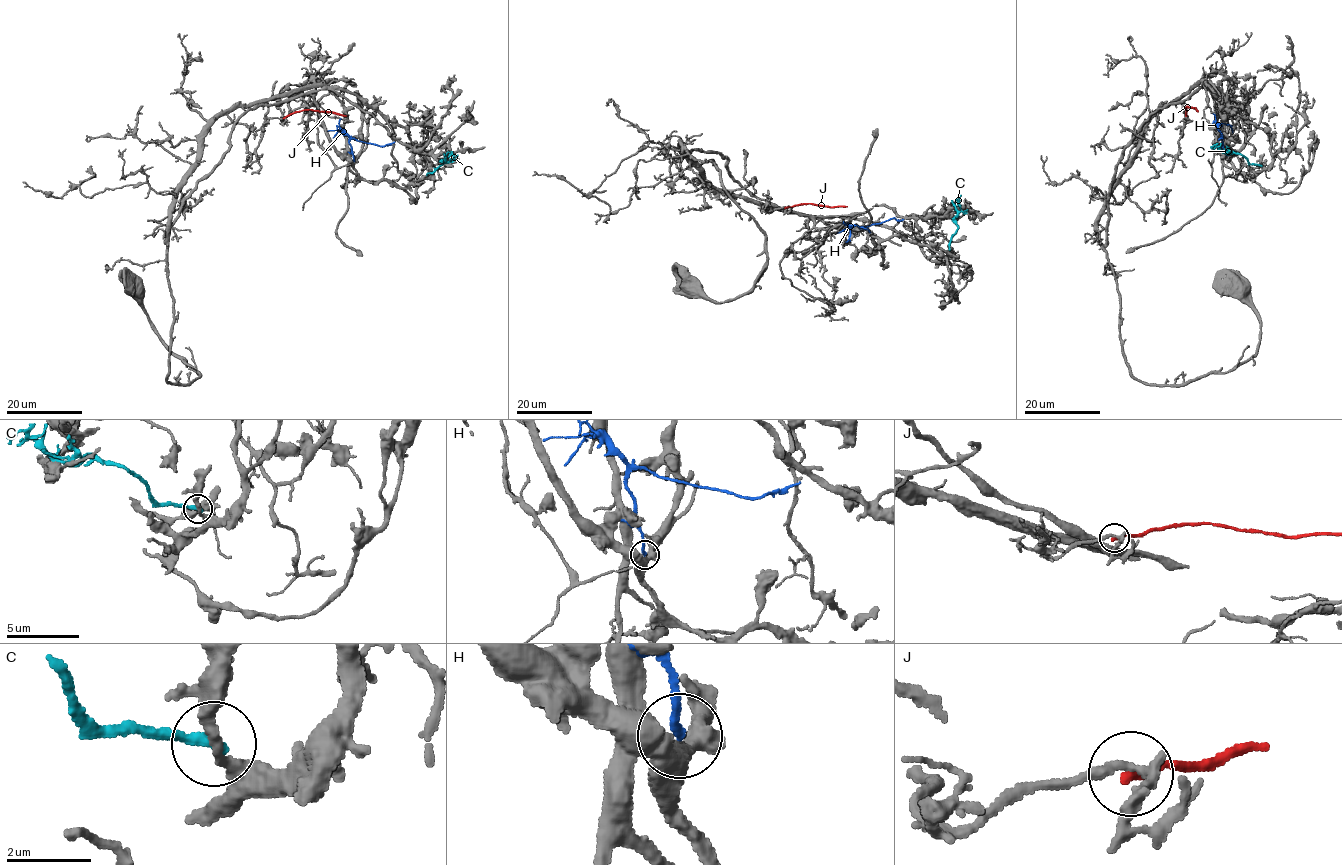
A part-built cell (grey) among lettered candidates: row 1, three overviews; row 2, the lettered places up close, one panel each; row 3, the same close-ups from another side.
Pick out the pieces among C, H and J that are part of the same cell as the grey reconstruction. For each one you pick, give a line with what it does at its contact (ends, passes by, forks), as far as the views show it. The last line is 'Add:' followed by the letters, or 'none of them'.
Add: none of them

